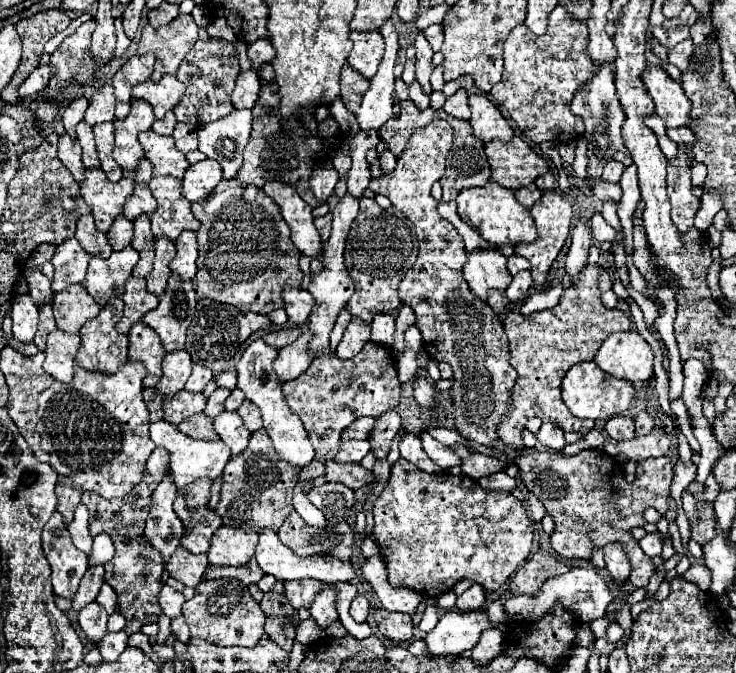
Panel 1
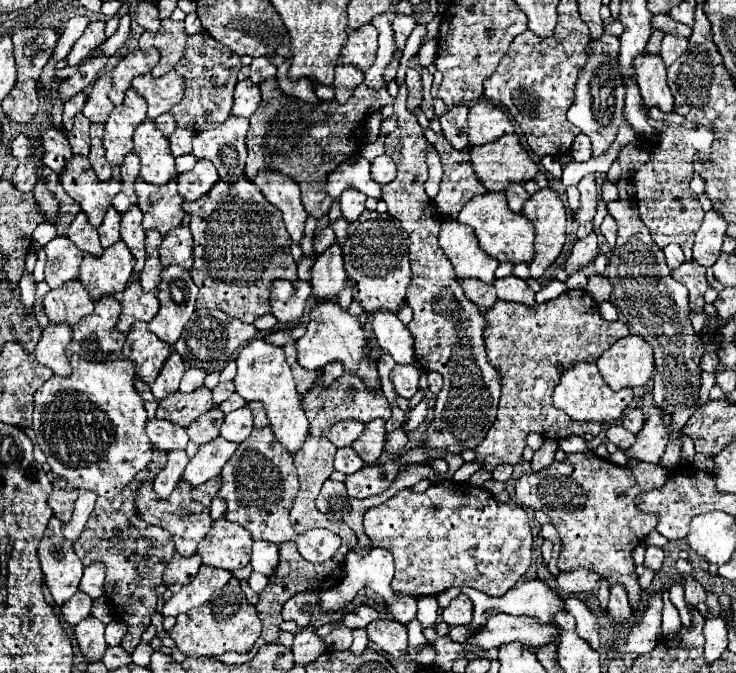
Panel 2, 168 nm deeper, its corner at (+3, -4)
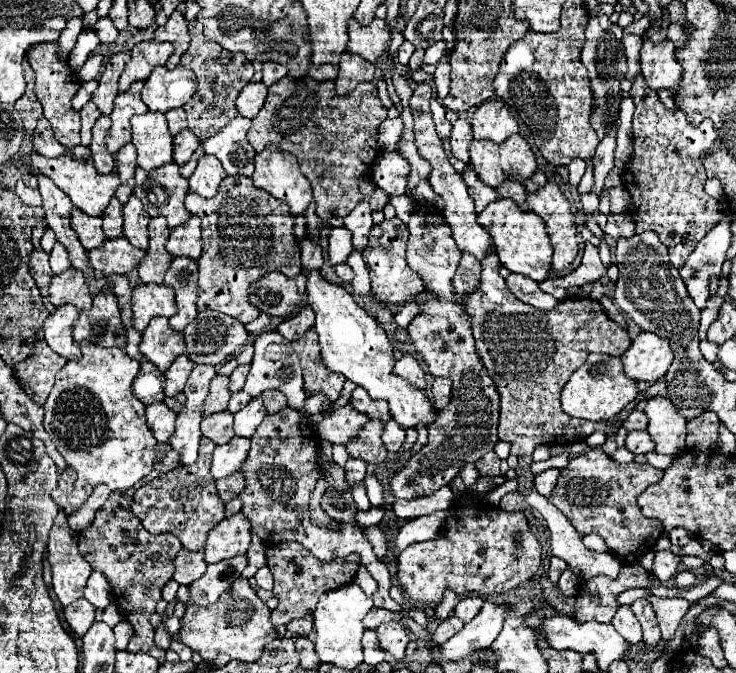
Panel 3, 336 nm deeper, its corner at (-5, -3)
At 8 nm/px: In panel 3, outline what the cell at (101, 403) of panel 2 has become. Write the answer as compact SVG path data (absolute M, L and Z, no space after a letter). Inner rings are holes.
M82 343L82 359L68 361L64 369L56 373L56 383L44 403L44 429L56 443L58 453L66 459L66 465L76 471L78 479L86 485L108 485L112 491L126 491L152 471L158 441L154 439L146 423L146 405L132 393L132 381L140 371L140 363L130 359L124 349L102 349L92 343Z

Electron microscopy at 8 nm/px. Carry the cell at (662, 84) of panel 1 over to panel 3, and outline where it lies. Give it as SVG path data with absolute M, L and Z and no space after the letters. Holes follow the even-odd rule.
M644 39L640 51L640 67L642 77L654 91L678 89L678 83L682 79L682 67L674 57L674 45L668 39L660 45L654 45L650 39Z

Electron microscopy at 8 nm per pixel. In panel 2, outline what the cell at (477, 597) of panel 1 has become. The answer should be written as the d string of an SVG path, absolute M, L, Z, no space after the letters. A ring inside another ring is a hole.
M466 594L456 596L442 612L442 620L448 626L460 626L468 624L472 620L472 600L468 600Z

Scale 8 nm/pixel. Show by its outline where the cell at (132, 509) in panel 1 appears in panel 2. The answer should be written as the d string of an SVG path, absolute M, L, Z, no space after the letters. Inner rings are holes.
M154 450L152 460L148 466L128 484L128 488L114 498L98 498L96 506L90 514L90 520L76 540L76 554L82 560L84 566L92 562L102 562L106 566L106 582L104 592L108 600L112 602L114 616L118 620L124 620L128 626L128 634L120 642L120 646L132 654L134 648L142 640L142 632L150 626L150 616L156 610L156 594L154 588L162 584L164 570L168 566L168 560L174 556L174 544L172 536L164 532L162 528L156 528L152 524L146 524L138 514L134 506L134 492L144 480L152 480L162 468L166 466L166 452Z

